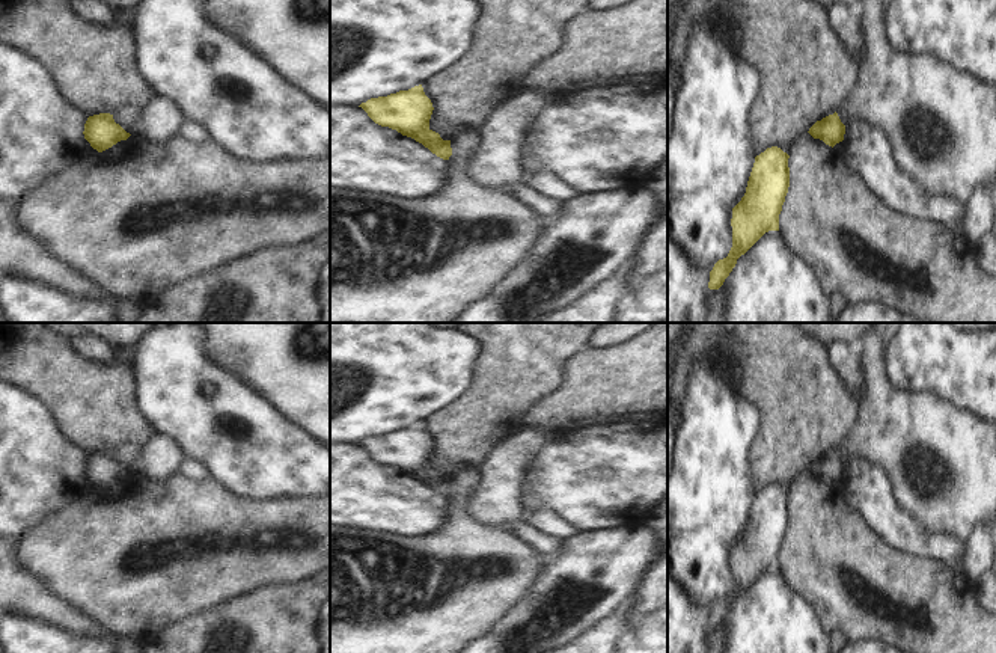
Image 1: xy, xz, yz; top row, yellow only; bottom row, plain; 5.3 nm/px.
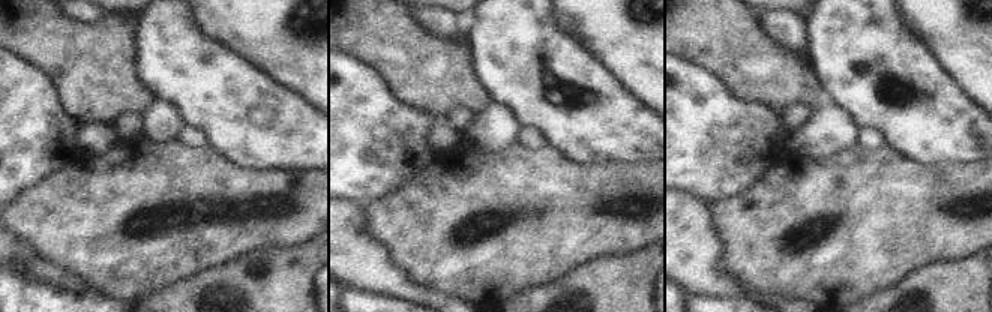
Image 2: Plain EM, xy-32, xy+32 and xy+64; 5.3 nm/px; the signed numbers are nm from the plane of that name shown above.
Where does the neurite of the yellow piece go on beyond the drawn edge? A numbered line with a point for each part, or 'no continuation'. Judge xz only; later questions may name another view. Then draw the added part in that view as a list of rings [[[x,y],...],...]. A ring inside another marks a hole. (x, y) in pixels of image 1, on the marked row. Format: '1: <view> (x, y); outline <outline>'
no continuation

